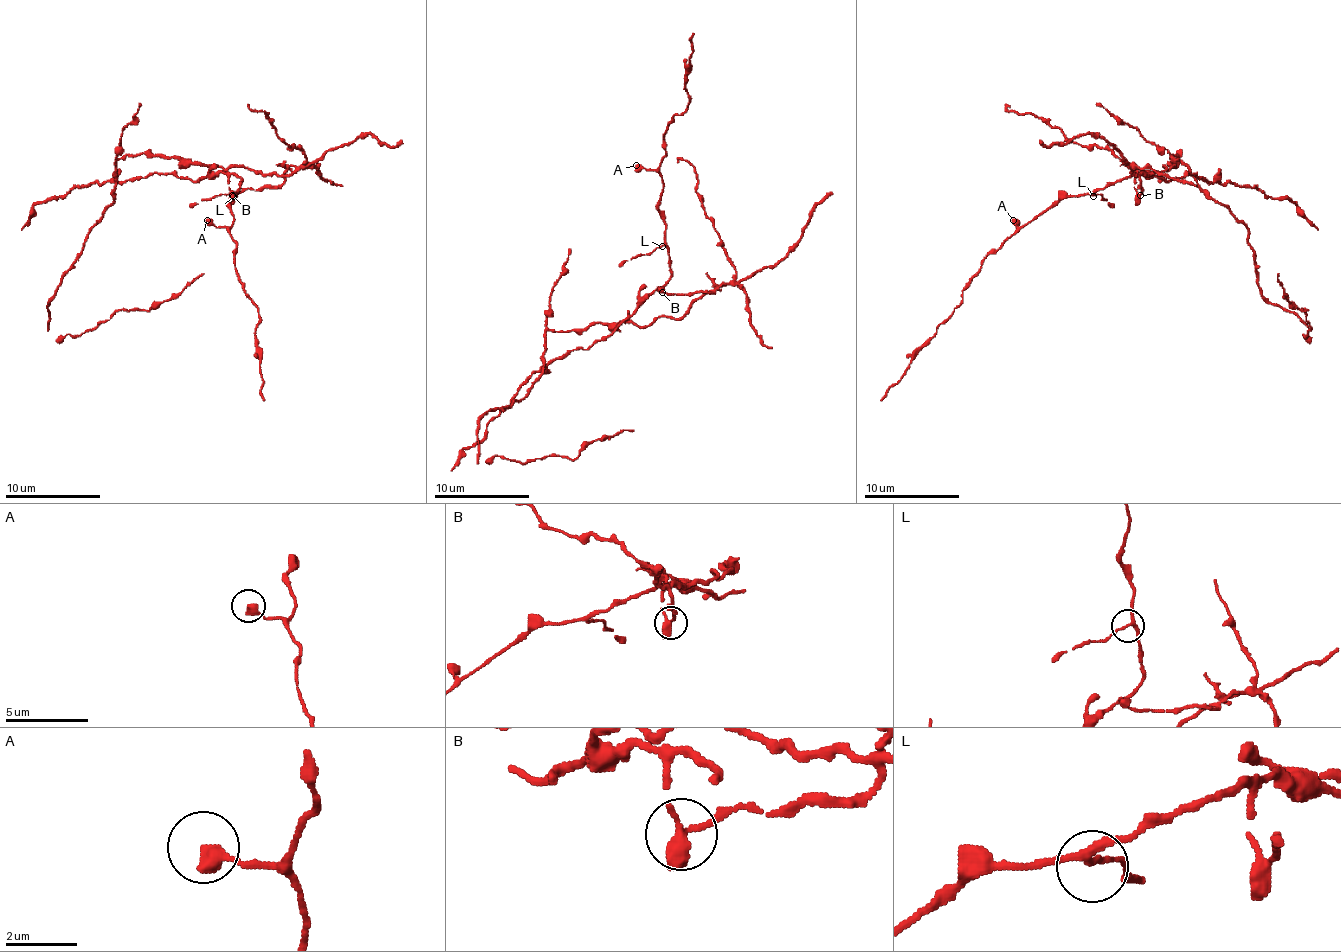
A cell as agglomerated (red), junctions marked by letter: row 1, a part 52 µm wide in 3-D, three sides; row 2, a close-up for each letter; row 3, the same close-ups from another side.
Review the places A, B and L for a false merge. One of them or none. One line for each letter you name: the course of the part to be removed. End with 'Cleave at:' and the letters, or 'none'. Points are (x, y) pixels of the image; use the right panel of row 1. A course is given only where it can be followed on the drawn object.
B: foreign part runs (1140, 196), (1140, 175), (1174, 167), (1176, 153), (1247, 229), (1257, 286), (1306, 336), (1306, 310), (1278, 274)
Cleave at: B

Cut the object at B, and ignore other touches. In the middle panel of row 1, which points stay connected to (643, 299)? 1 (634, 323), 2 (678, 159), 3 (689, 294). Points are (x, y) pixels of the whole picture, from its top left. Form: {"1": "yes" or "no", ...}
{"1": "no", "2": "no", "3": "no"}

